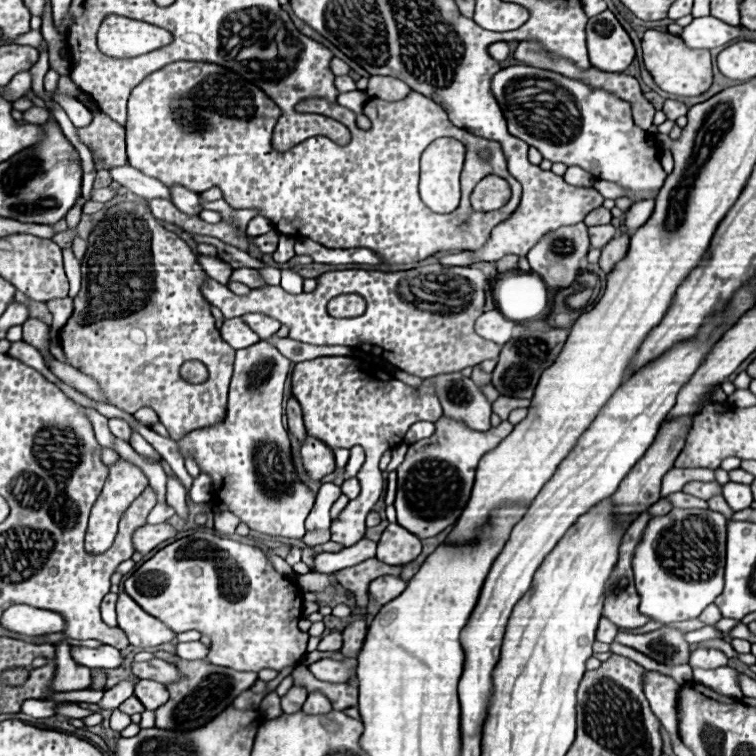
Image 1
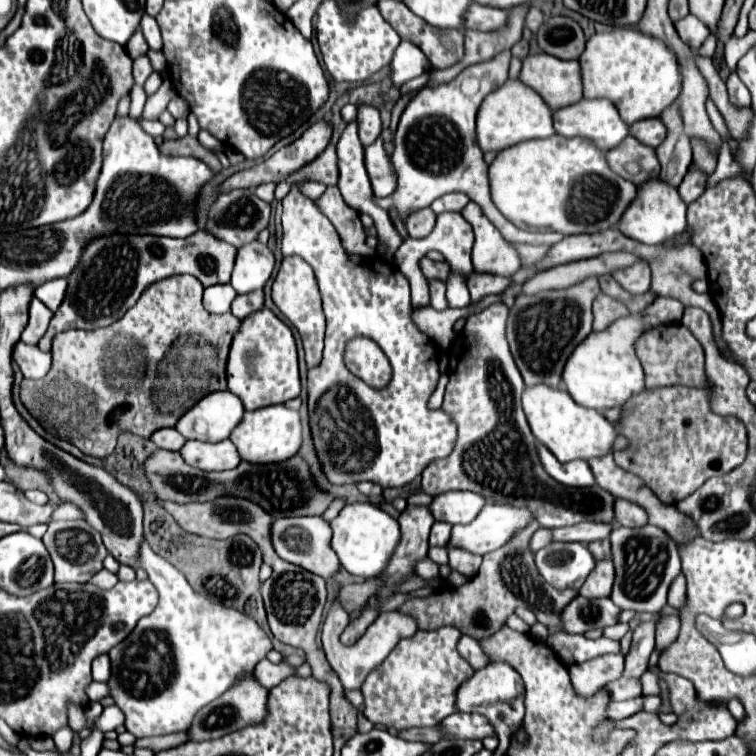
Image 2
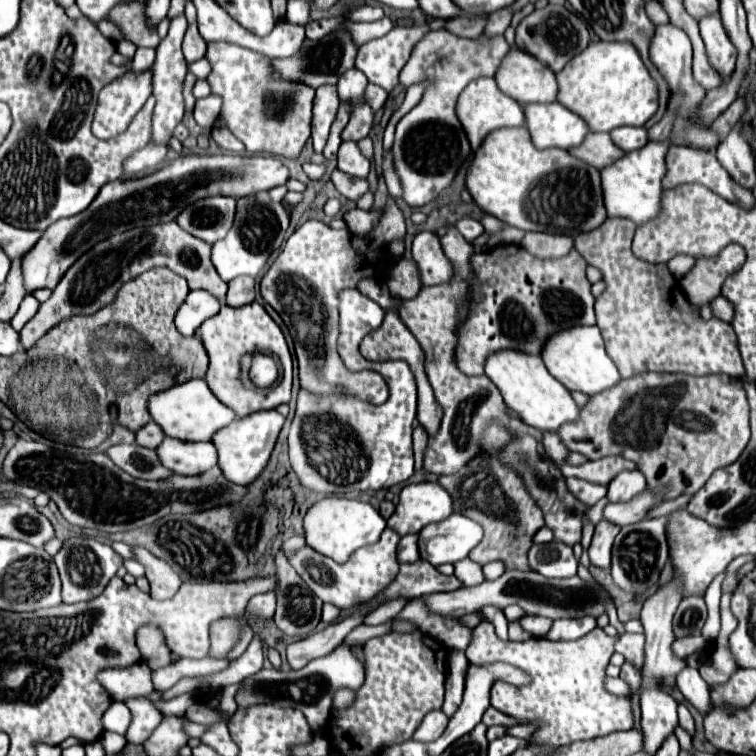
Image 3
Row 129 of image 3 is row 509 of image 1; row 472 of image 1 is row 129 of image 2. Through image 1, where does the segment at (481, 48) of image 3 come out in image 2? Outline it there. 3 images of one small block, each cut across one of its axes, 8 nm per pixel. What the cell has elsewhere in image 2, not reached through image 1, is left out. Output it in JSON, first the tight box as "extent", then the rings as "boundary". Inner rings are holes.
{"extent":[376,50,564,244],"boundary":[[[510,50],[500,52],[488,62],[480,62],[462,70],[452,82],[420,90],[406,106],[400,116],[400,124],[394,138],[392,164],[398,172],[398,190],[382,200],[376,200],[384,210],[396,206],[404,218],[412,210],[430,206],[436,198],[450,192],[464,192],[472,202],[478,202],[486,218],[502,232],[508,242],[524,244],[556,244],[564,236],[558,232],[540,232],[540,230],[520,230],[508,222],[490,198],[488,186],[488,164],[482,158],[482,150],[476,142],[476,112],[486,94],[502,86],[508,80]]]}

